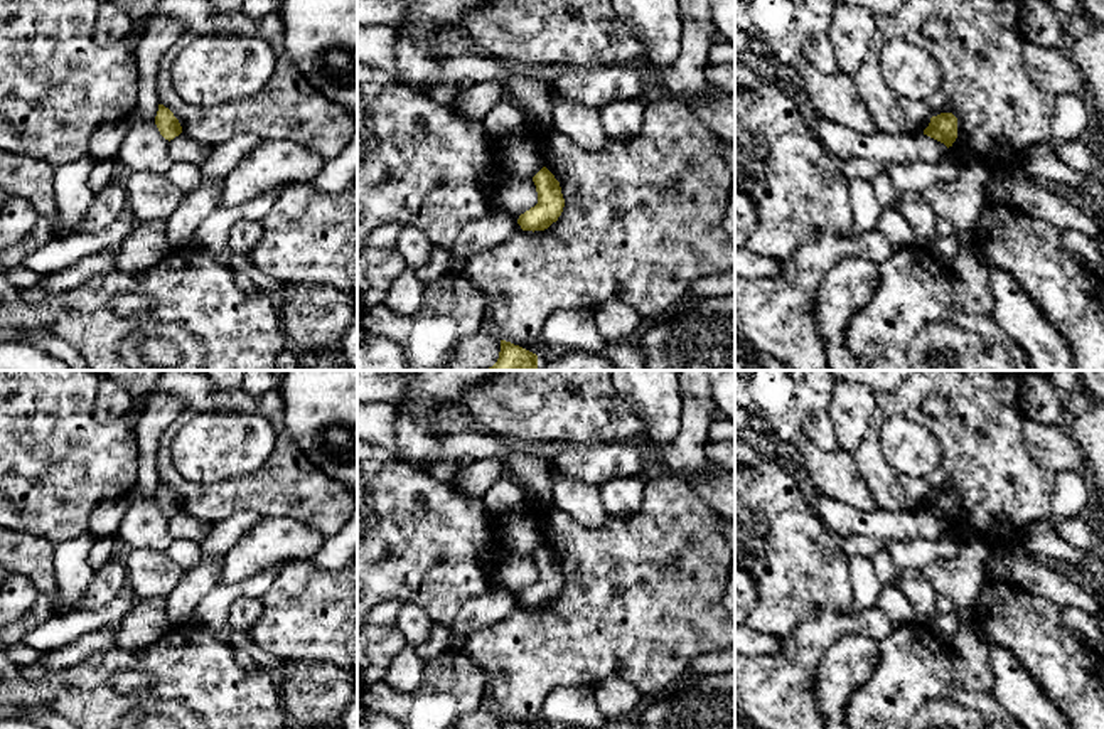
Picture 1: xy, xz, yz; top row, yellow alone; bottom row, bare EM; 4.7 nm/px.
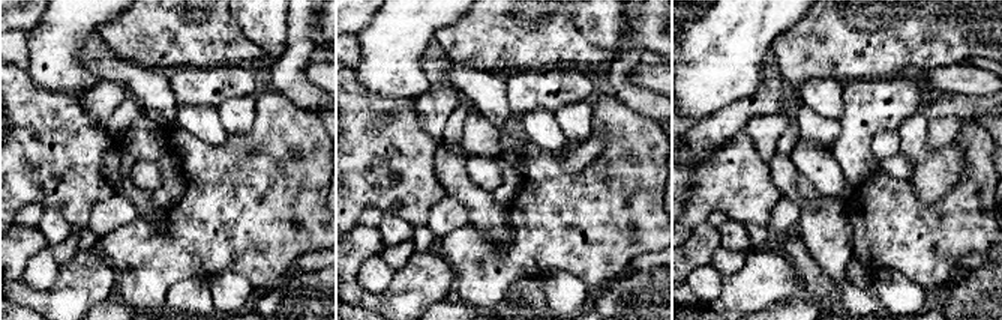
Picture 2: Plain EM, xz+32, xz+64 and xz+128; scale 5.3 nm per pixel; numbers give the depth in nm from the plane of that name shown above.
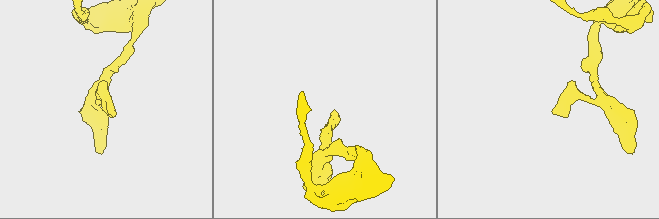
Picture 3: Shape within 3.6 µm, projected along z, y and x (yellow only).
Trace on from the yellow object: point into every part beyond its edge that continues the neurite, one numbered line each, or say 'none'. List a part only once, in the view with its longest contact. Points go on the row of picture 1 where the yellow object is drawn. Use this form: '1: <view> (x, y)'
1: yz (843, 142)

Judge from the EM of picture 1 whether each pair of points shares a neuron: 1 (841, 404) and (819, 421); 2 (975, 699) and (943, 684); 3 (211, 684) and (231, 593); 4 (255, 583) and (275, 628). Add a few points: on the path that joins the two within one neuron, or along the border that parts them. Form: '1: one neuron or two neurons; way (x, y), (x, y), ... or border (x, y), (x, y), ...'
1: two neurons; border (825, 409), (840, 446)
2: one neuron; way (966, 697), (951, 691)
3: two neurons; border (191, 622), (206, 627), (219, 640), (233, 645)
4: two neurons; border (284, 564), (260, 598)

